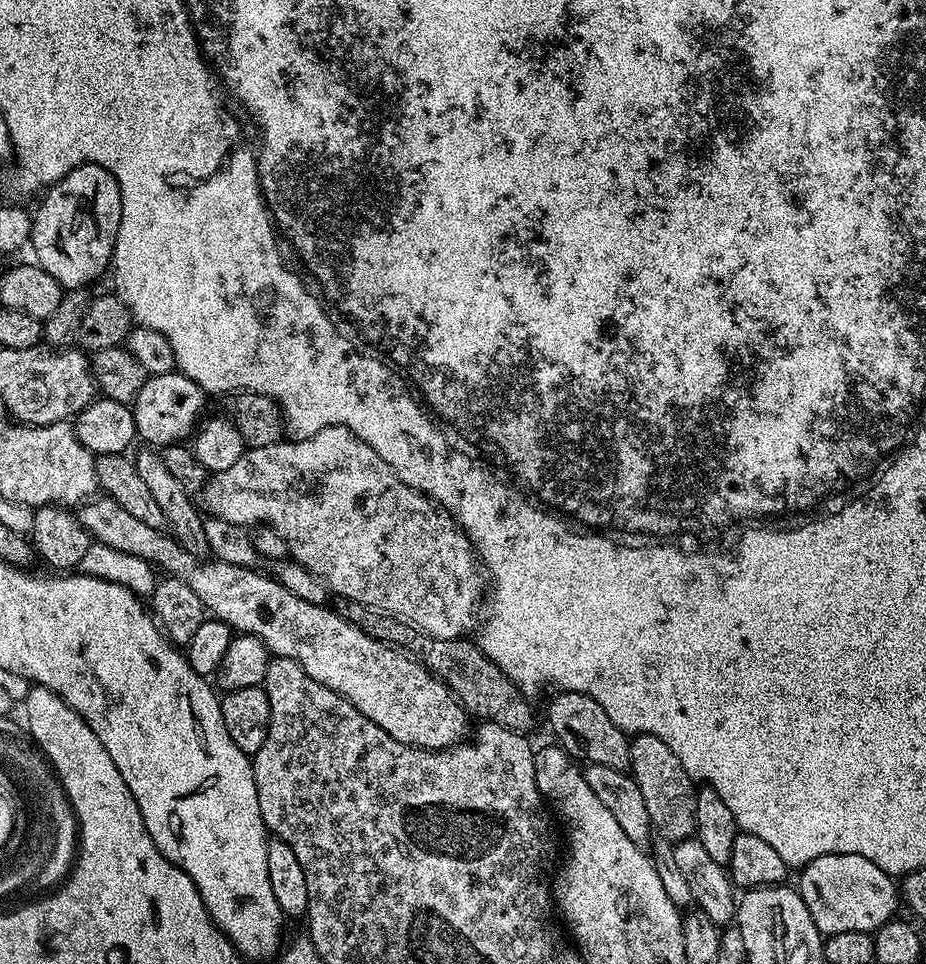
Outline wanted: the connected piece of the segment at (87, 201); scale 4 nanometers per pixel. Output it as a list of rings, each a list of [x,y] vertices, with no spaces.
[[[83,164],[70,174],[60,177],[59,182],[47,189],[40,209],[32,216],[32,234],[30,248],[36,251],[35,263],[50,278],[58,281],[61,288],[88,288],[100,275],[109,271],[112,251],[118,238],[120,219],[122,218],[122,198],[120,187],[111,174],[97,164]]]

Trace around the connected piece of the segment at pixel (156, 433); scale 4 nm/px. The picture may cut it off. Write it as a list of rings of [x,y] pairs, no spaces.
[[[179,370],[149,375],[130,405],[137,437],[141,441],[144,439],[143,443],[148,446],[184,444],[197,431],[205,415],[204,400],[206,393],[200,389],[198,382],[186,378]]]

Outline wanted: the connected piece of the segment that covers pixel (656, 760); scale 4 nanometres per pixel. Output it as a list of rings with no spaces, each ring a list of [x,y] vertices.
[[[640,734],[629,743],[630,775],[635,781],[635,791],[644,799],[645,808],[652,819],[651,827],[657,828],[671,842],[693,839],[696,830],[696,794],[697,785],[689,776],[678,754],[662,742],[662,738],[654,738]]]

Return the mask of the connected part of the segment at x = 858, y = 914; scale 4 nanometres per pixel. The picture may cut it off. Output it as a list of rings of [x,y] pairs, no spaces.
[[[826,854],[799,870],[799,894],[810,910],[810,918],[814,918],[814,926],[825,937],[847,932],[875,933],[897,915],[896,907],[901,907],[897,881],[862,854]]]

